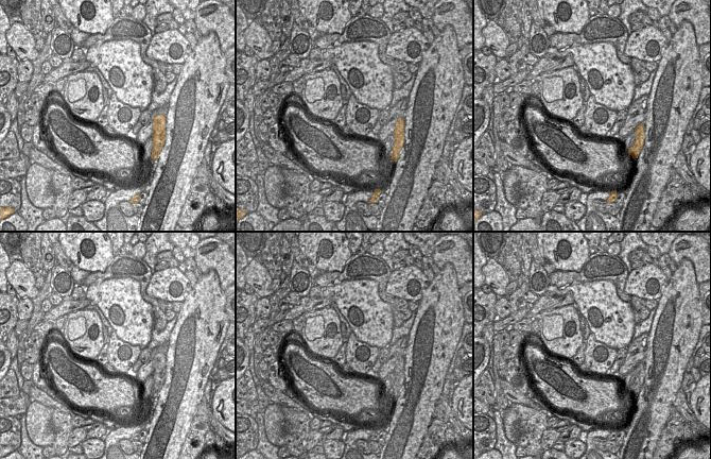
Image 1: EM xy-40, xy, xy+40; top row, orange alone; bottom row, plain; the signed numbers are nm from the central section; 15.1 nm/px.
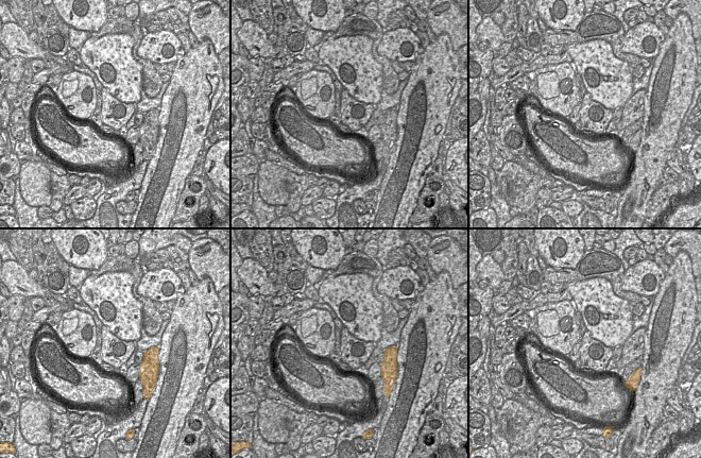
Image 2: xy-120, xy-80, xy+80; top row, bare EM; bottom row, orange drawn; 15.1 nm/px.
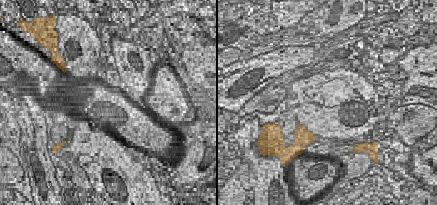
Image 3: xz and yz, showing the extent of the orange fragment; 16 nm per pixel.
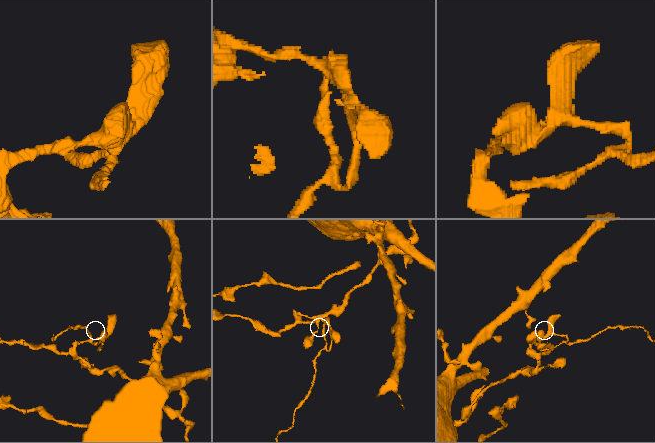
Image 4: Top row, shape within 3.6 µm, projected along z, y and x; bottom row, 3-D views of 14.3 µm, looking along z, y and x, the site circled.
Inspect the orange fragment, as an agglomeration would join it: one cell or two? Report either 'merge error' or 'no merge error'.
merge error

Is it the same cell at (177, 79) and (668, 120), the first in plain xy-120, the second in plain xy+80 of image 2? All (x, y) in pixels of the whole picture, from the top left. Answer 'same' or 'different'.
same

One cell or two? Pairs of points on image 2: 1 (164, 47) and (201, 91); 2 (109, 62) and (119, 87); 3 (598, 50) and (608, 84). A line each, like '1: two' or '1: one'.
1: two
2: one
3: one

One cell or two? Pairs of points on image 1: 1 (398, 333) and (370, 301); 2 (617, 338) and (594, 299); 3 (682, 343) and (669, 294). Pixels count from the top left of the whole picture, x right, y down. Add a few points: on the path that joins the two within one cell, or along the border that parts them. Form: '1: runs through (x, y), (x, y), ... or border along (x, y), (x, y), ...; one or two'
1: border along (394, 327), (392, 339), (387, 345); two
2: runs through (614, 327), (613, 316), (605, 309); one
3: runs through (678, 330), (678, 306); one

